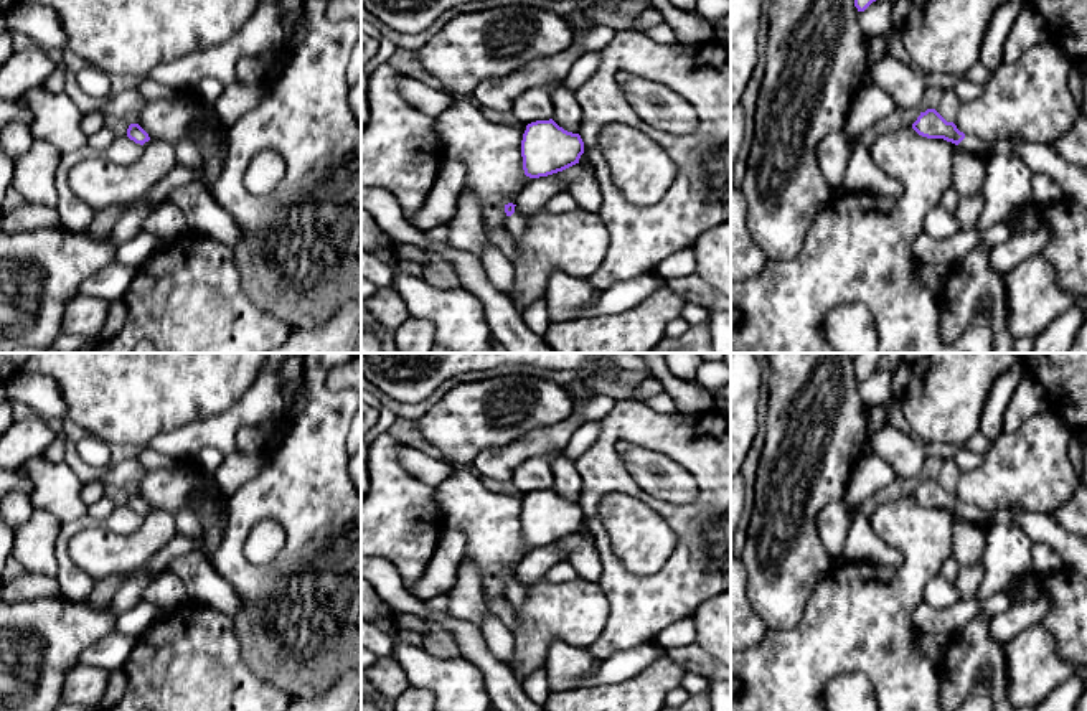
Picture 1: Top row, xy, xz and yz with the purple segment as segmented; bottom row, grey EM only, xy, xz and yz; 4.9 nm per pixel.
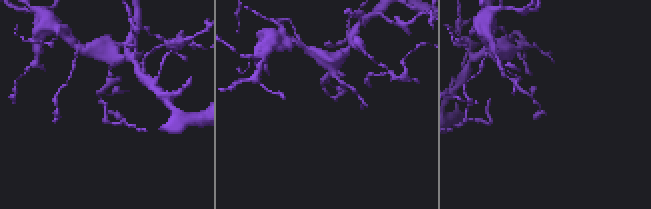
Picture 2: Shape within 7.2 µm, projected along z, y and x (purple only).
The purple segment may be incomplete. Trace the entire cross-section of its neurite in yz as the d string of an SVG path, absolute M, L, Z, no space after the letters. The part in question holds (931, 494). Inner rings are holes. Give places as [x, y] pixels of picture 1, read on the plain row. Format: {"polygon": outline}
{"polygon": "M935 478L920 482L912 498L927 508L943 508L962 516L967 523L976 525L983 530L991 526L990 513L976 508L975 505L965 505L957 498L953 492L947 492Z"}

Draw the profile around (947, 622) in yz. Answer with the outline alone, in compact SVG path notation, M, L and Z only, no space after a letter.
M1006 592L995 594L985 600L976 597L958 600L948 609L934 609L927 602L920 602L912 617L919 633L937 633L950 638L978 614L996 615L1008 610L1013 604L1014 600Z

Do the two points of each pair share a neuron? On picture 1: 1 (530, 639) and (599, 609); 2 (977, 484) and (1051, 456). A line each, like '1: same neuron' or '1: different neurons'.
1: same neuron
2: same neuron

